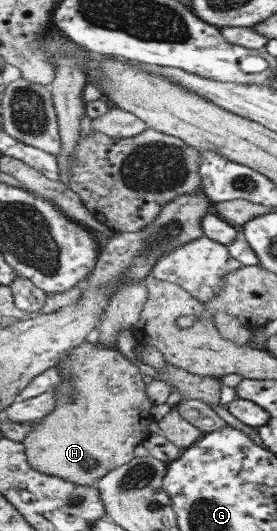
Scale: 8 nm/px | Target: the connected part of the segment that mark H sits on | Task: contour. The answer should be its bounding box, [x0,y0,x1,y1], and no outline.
[22,341,155,487]

